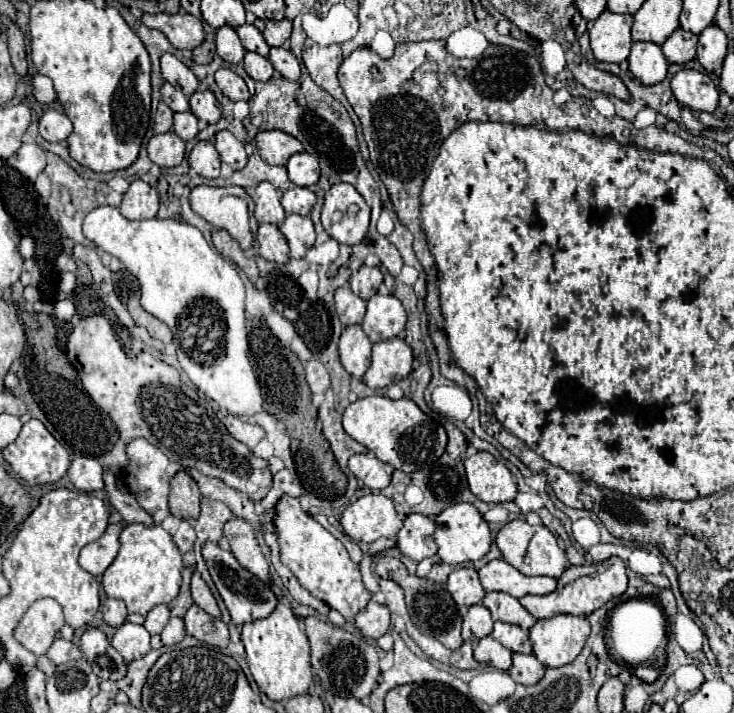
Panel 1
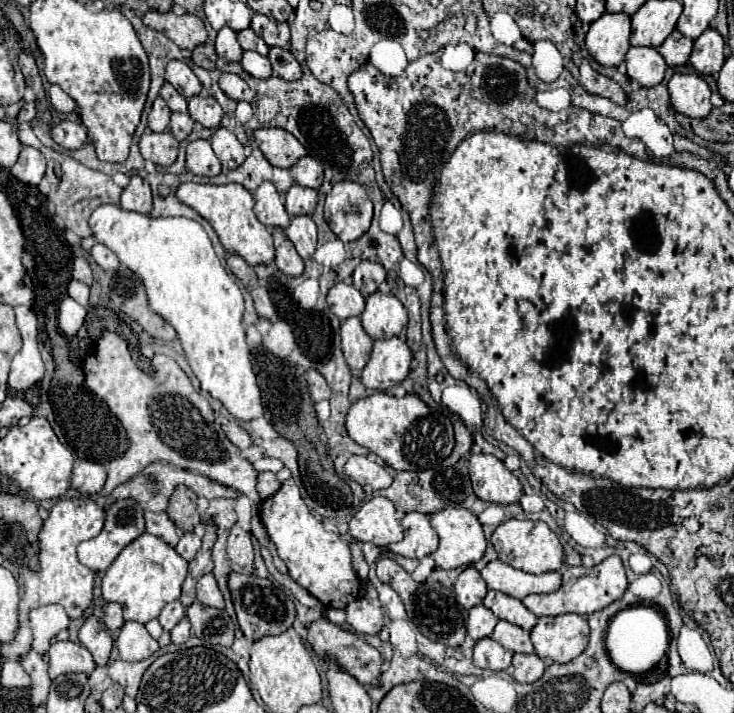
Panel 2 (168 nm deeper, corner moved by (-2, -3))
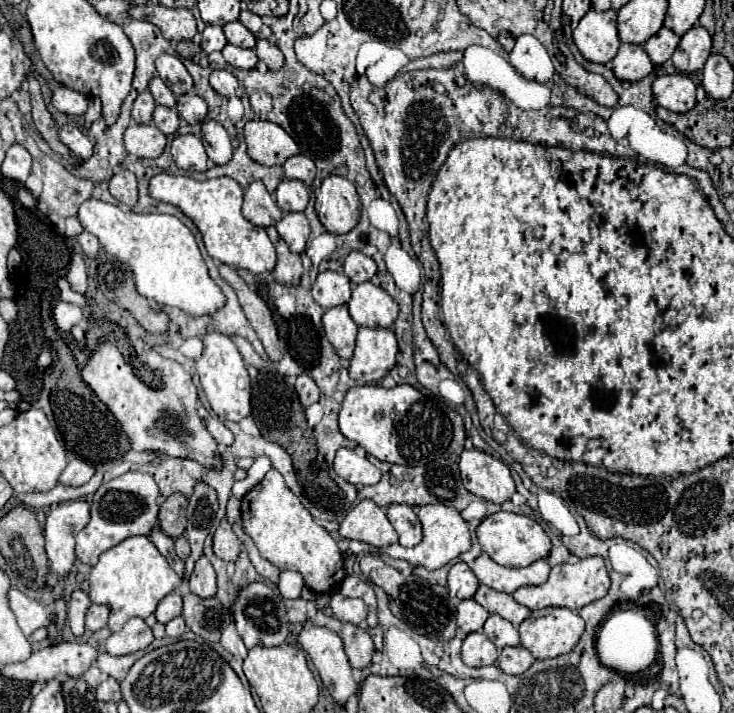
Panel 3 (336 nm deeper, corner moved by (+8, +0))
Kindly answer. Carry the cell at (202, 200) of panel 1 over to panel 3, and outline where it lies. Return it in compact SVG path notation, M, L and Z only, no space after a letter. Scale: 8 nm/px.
M156 174L148 182L148 192L152 198L160 202L168 202L176 208L180 208L200 230L206 252L220 260L222 264L234 266L234 268L244 268L252 274L262 274L270 272L276 266L276 250L274 244L270 242L268 234L264 228L258 228L250 224L240 208L242 208L242 188L234 178L222 176L214 180L204 180L198 182L188 176L172 176L172 174Z

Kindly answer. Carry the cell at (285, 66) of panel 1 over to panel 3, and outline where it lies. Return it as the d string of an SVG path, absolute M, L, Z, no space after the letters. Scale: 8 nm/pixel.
M258 40L256 42L256 56L270 68L270 70L280 70L284 64L284 56L276 44L270 44L268 40Z

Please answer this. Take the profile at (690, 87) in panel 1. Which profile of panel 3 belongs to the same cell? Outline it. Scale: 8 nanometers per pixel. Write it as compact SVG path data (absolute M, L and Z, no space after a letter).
M686 74L658 76L652 94L658 106L672 112L688 112L696 106L696 84Z

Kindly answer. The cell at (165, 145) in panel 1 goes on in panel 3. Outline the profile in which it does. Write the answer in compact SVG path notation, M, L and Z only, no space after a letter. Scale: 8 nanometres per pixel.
M134 124L124 132L124 146L138 158L158 158L166 146L166 136L154 124Z

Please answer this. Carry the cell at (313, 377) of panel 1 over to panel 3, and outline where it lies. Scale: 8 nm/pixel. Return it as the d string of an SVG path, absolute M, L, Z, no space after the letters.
M302 374L302 376L298 376L298 380L296 380L296 392L298 392L298 398L300 398L300 404L304 406L304 408L308 408L310 404L314 404L314 402L318 402L318 386L316 386L316 382L310 378L310 376L306 376L306 374Z

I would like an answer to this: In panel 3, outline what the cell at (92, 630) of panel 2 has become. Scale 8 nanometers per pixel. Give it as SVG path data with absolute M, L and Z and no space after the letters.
M74 590L70 594L70 602L68 602L68 622L70 628L74 632L74 636L82 636L84 634L84 614L90 606L90 598L84 590Z

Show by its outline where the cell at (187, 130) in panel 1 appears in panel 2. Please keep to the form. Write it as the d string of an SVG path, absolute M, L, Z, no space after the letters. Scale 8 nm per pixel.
M172 113L172 121L170 121L170 133L182 141L186 139L190 133L192 133L192 127L194 127L194 121L188 113Z

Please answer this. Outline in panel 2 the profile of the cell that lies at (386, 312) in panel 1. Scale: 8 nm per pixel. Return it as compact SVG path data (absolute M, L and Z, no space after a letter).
M376 291L366 299L366 309L360 319L372 339L388 339L406 327L408 311L394 295Z

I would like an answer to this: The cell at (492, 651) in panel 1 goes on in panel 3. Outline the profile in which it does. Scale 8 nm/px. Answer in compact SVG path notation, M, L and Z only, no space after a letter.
M472 632L462 642L462 660L466 666L472 666L472 668L490 666L496 662L496 658L498 658L496 646L482 632Z

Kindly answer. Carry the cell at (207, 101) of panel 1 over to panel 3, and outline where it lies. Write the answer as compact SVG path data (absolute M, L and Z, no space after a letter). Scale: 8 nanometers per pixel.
M188 92L188 94L182 94L178 98L176 110L178 110L180 118L184 118L188 124L198 124L198 122L204 122L208 106L206 106L206 102L198 94Z

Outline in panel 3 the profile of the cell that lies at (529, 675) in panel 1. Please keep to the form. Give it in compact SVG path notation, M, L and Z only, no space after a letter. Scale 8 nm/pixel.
M514 646L514 648L504 648L498 656L498 666L506 674L522 674L526 672L536 658L524 648L524 646Z

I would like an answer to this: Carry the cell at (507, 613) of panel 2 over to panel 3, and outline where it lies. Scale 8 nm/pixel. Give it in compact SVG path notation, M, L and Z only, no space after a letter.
M480 586L478 592L474 594L474 600L480 606L484 606L490 614L498 614L498 616L510 620L516 628L520 626L520 622L524 622L530 616L530 608L518 604L510 594L492 590L488 586Z

